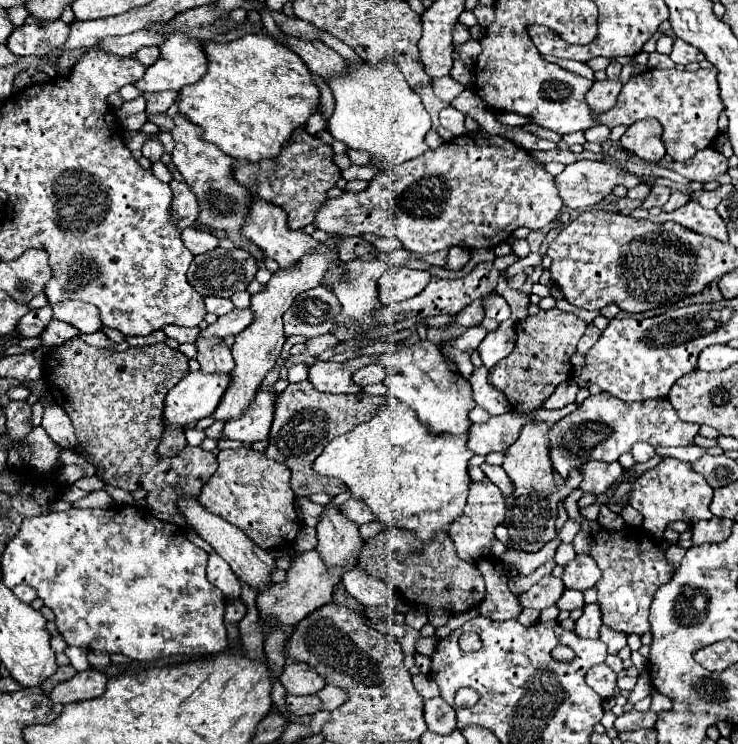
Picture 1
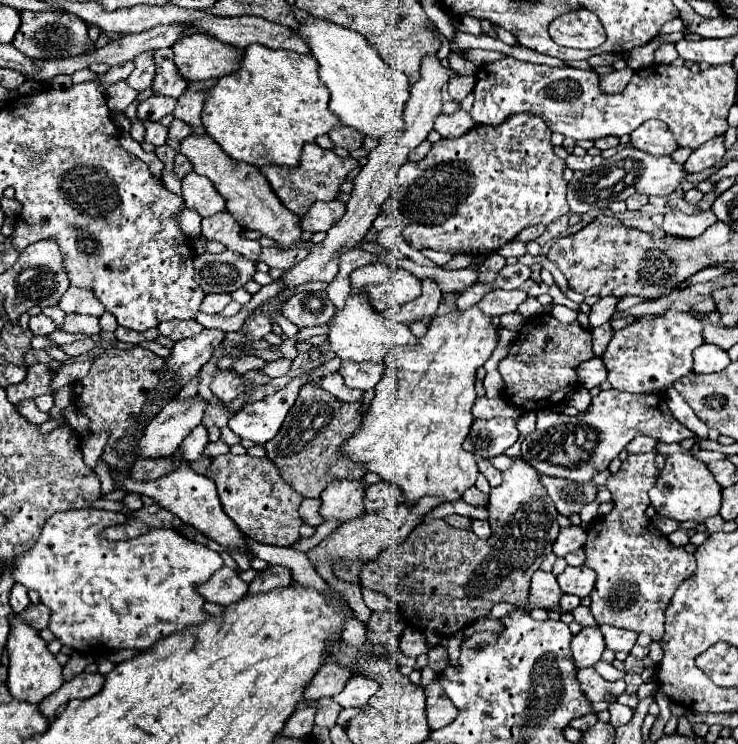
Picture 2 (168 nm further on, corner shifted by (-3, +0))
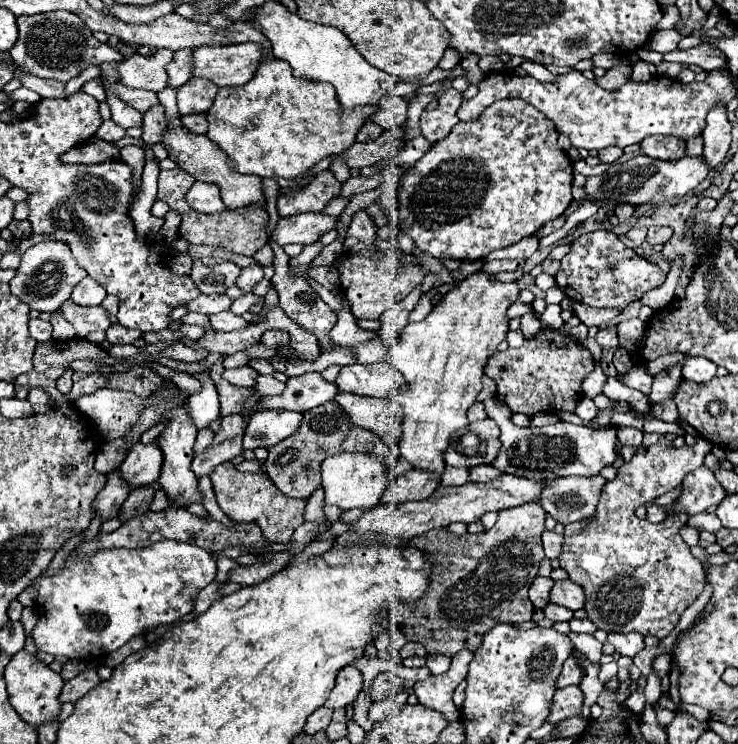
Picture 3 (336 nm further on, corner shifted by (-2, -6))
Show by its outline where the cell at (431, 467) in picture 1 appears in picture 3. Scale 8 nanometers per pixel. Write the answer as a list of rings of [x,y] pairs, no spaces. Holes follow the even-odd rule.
[[[486,272],[472,274],[464,278],[456,288],[452,288],[448,294],[444,294],[440,302],[434,306],[434,310],[426,316],[426,320],[408,324],[402,330],[400,342],[388,350],[384,360],[392,368],[396,368],[406,380],[406,384],[400,386],[400,390],[392,396],[392,400],[404,408],[402,438],[398,442],[398,448],[400,448],[400,458],[410,462],[412,468],[438,476],[444,474],[446,468],[444,450],[448,448],[452,432],[468,426],[466,412],[476,402],[478,390],[482,390],[482,376],[488,358],[498,350],[498,344],[506,338],[508,332],[506,310],[512,302],[516,302],[518,292],[520,288],[516,282],[502,284],[490,280]]]

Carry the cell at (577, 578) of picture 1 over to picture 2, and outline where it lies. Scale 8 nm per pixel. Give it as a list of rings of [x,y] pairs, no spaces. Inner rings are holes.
[[[567,566],[565,572],[561,572],[557,576],[559,588],[563,590],[563,594],[575,594],[579,598],[589,596],[589,592],[593,590],[595,584],[595,572],[585,568],[585,566]]]

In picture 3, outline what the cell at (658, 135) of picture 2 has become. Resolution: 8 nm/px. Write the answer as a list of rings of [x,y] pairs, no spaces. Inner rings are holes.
[[[650,136],[640,142],[640,152],[658,160],[678,160],[684,156],[684,140],[676,136]]]

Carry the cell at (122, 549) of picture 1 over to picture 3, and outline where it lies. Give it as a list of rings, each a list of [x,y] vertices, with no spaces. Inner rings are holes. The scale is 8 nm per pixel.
[[[160,540],[146,548],[112,548],[112,550],[96,550],[88,556],[72,550],[62,568],[50,576],[38,576],[32,586],[38,590],[36,610],[38,624],[32,632],[32,638],[38,650],[44,650],[52,656],[66,658],[100,658],[110,654],[130,642],[134,636],[154,630],[154,626],[164,626],[180,620],[190,614],[194,608],[196,594],[214,582],[218,566],[212,554],[194,544],[176,542],[176,540]]]

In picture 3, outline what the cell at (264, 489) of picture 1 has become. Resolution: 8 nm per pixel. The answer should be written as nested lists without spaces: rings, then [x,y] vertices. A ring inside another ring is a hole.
[[[224,462],[212,470],[210,480],[212,480],[214,494],[222,512],[236,524],[260,526],[264,540],[270,544],[290,542],[294,530],[304,522],[302,512],[304,512],[306,500],[284,496],[280,490],[276,490],[276,486],[270,482],[270,478],[266,478],[264,472],[254,472],[254,474],[240,472],[232,462]]]

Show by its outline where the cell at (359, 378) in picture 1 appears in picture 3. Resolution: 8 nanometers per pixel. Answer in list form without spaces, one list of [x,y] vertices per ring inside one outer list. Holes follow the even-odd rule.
[[[386,362],[342,366],[336,378],[336,386],[340,390],[374,398],[390,398],[402,384],[404,376]]]

